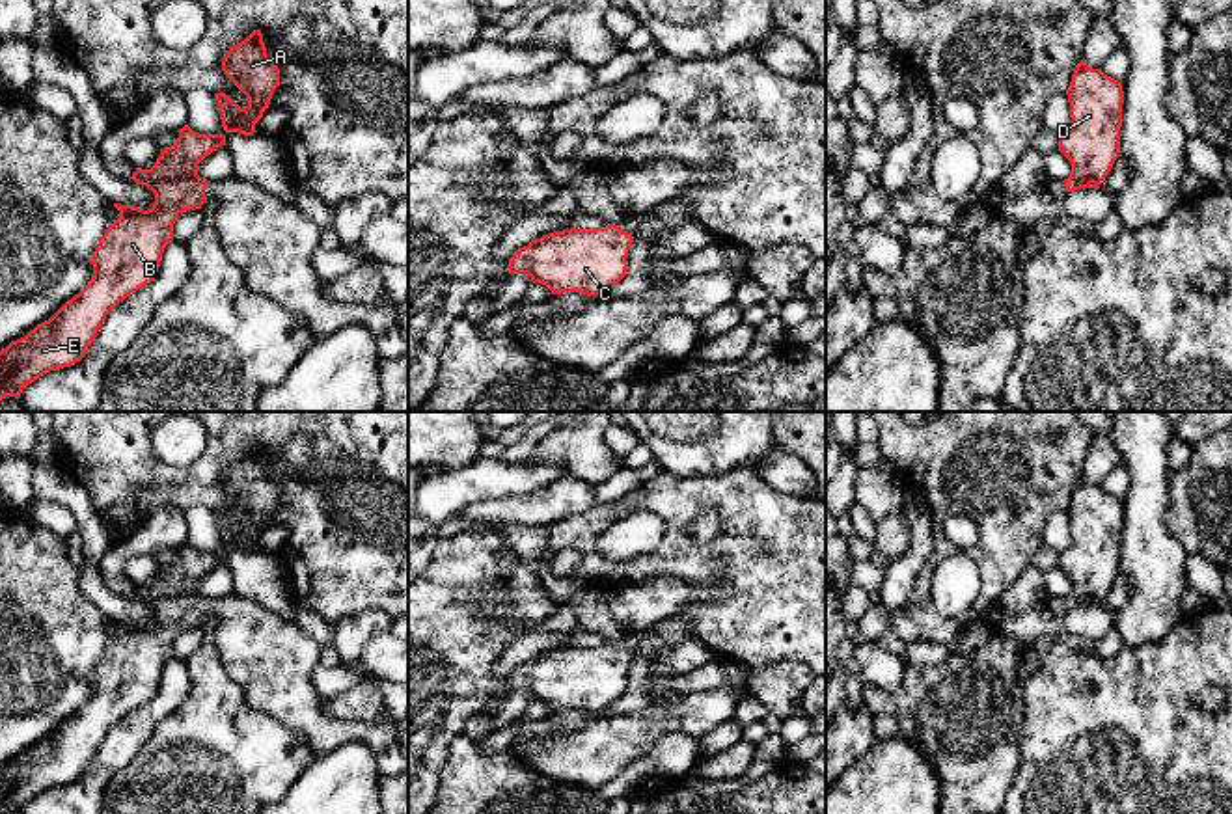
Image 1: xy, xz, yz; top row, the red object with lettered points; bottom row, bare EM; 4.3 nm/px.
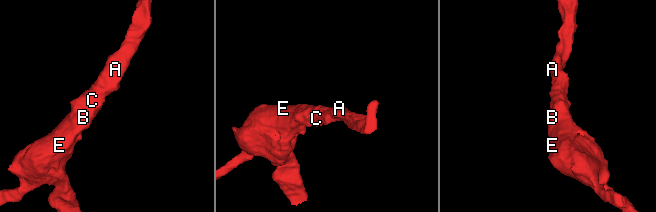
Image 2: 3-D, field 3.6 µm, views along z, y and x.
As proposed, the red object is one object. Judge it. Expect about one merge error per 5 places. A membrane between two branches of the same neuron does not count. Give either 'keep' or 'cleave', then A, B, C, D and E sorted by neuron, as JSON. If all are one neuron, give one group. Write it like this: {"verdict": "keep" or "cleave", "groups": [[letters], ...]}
{"verdict": "keep", "groups": [["A", "B", "C", "D", "E"]]}

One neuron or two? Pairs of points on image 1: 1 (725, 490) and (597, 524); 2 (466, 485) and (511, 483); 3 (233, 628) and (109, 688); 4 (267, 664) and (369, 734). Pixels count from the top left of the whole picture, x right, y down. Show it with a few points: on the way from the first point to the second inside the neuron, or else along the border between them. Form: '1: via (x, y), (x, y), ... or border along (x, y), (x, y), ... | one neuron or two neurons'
1: via (694, 494), (688, 498), (643, 498), (629, 505) | one neuron
2: via (478, 483), (500, 483) | one neuron
3: via (204, 610), (187, 610), (140, 656) | one neuron
4: via (287, 690), (328, 731), (343, 731) | one neuron

